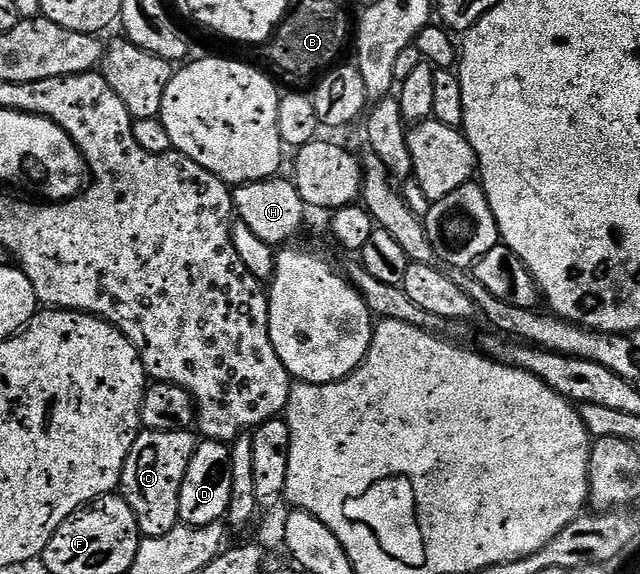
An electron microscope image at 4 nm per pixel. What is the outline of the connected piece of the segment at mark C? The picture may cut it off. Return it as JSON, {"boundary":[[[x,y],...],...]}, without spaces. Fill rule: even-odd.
{"boundary":[[[149,429],[137,433],[136,441],[130,447],[130,455],[124,464],[118,489],[124,501],[134,511],[136,522],[144,537],[166,535],[178,525],[180,521],[178,499],[182,479],[186,475],[186,467],[190,467],[190,459],[197,444],[197,434],[187,429],[178,431]]]}

